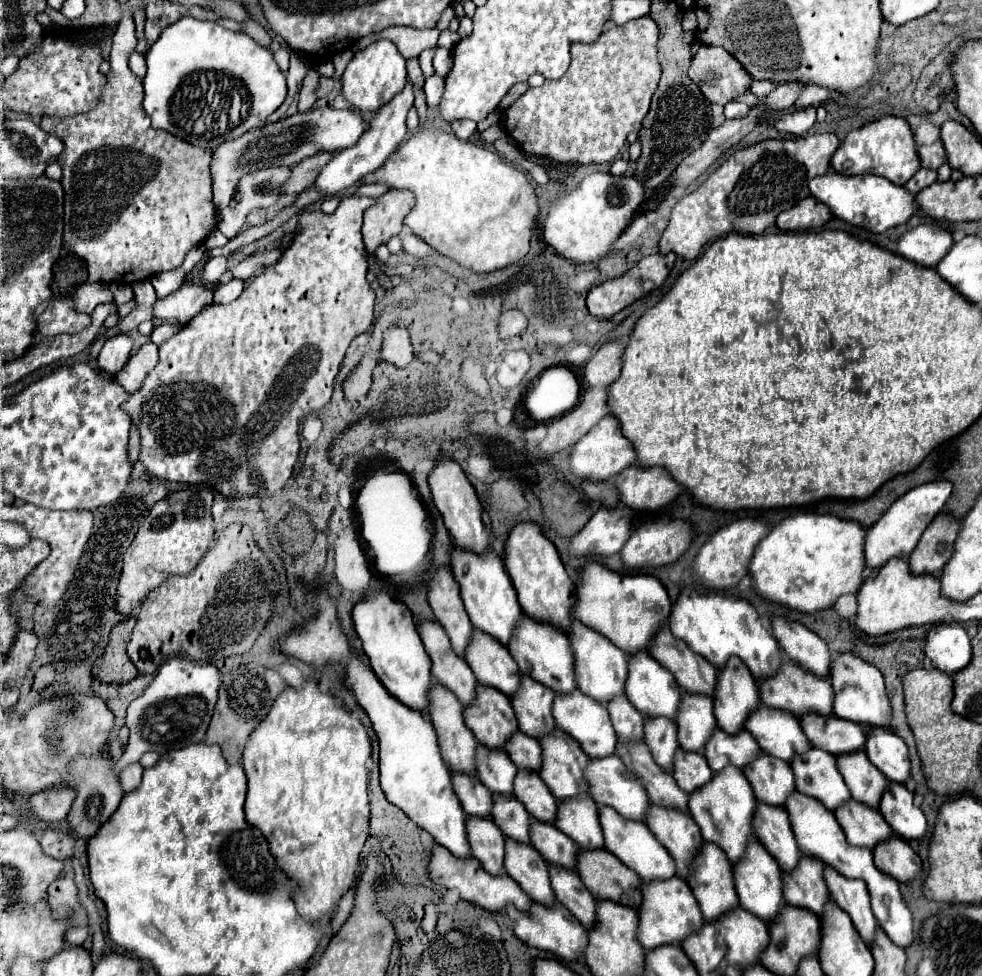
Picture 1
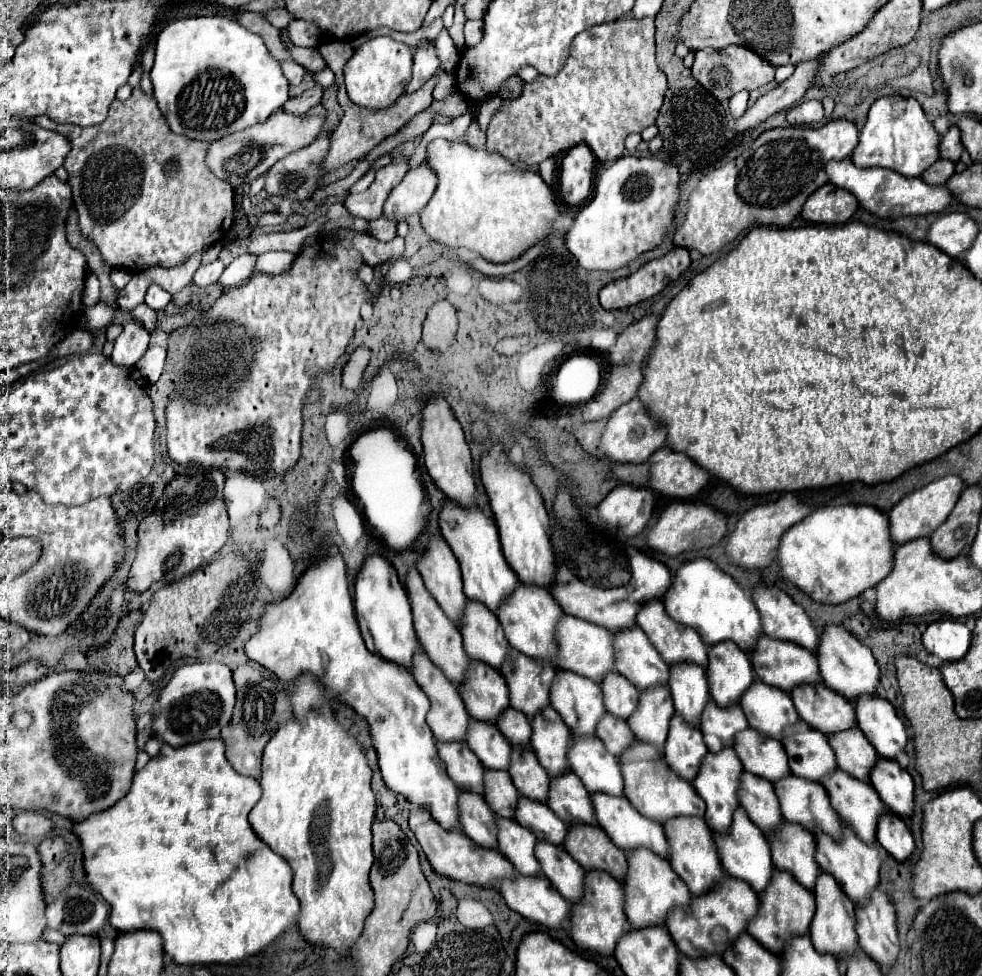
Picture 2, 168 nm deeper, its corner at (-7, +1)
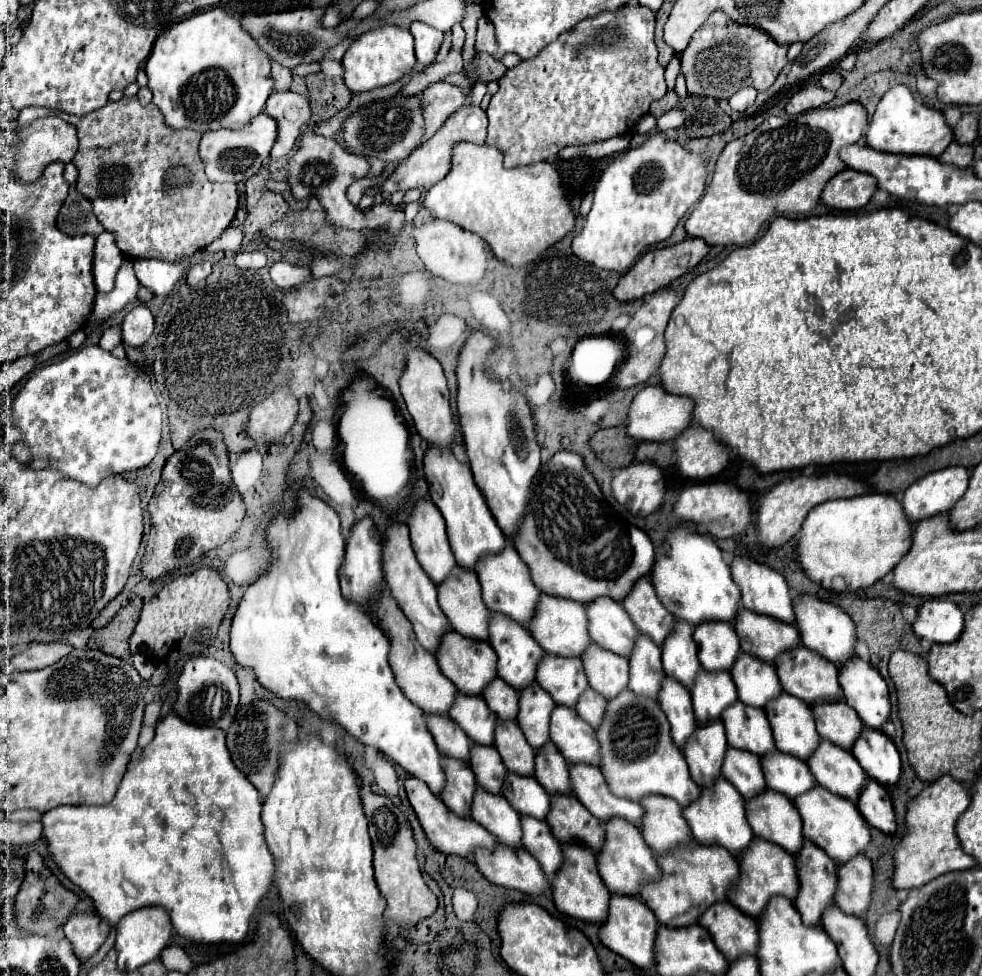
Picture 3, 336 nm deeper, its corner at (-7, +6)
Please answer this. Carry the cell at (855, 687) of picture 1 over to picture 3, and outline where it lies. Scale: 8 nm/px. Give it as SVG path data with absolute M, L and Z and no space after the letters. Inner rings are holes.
M802 596L800 602L794 604L794 612L798 616L796 624L798 624L802 644L808 650L820 654L822 658L832 662L836 668L842 668L846 662L850 662L856 656L856 642L858 642L856 628L854 628L852 618L840 606L822 602L814 596Z

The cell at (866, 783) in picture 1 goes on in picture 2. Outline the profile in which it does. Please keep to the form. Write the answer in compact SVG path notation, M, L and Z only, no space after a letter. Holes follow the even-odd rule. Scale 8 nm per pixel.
M858 727L828 735L828 743L834 749L836 763L842 771L854 775L856 779L870 781L868 775L878 759L878 753Z

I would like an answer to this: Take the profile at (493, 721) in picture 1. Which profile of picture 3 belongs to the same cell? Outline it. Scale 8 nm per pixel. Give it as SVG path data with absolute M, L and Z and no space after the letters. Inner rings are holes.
M458 632L446 634L446 640L442 642L436 658L442 674L446 674L446 678L454 682L458 692L466 696L482 696L484 688L498 678L498 672L496 672L498 662L492 646L488 642L472 642L470 638L462 638Z

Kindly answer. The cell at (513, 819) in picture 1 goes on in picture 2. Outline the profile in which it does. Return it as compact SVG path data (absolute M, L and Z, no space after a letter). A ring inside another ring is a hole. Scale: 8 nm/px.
M484 769L484 799L496 815L506 819L514 817L518 789L514 787L508 771Z

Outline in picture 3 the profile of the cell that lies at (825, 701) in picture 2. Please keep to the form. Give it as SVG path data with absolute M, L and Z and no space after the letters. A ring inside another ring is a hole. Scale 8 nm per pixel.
M800 646L798 650L792 650L790 654L782 654L782 658L778 658L778 662L776 662L776 670L778 670L778 678L780 678L784 692L800 698L808 706L812 706L820 700L838 702L842 696L842 688L838 682L838 668L830 662L824 662L822 656L814 654L812 650L806 650L804 646Z

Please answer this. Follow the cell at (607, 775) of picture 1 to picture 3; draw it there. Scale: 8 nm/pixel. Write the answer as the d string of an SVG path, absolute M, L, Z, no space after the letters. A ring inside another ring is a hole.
M556 706L550 722L550 740L558 746L570 764L590 764L600 768L600 746L594 728L582 722L578 714L566 706Z

